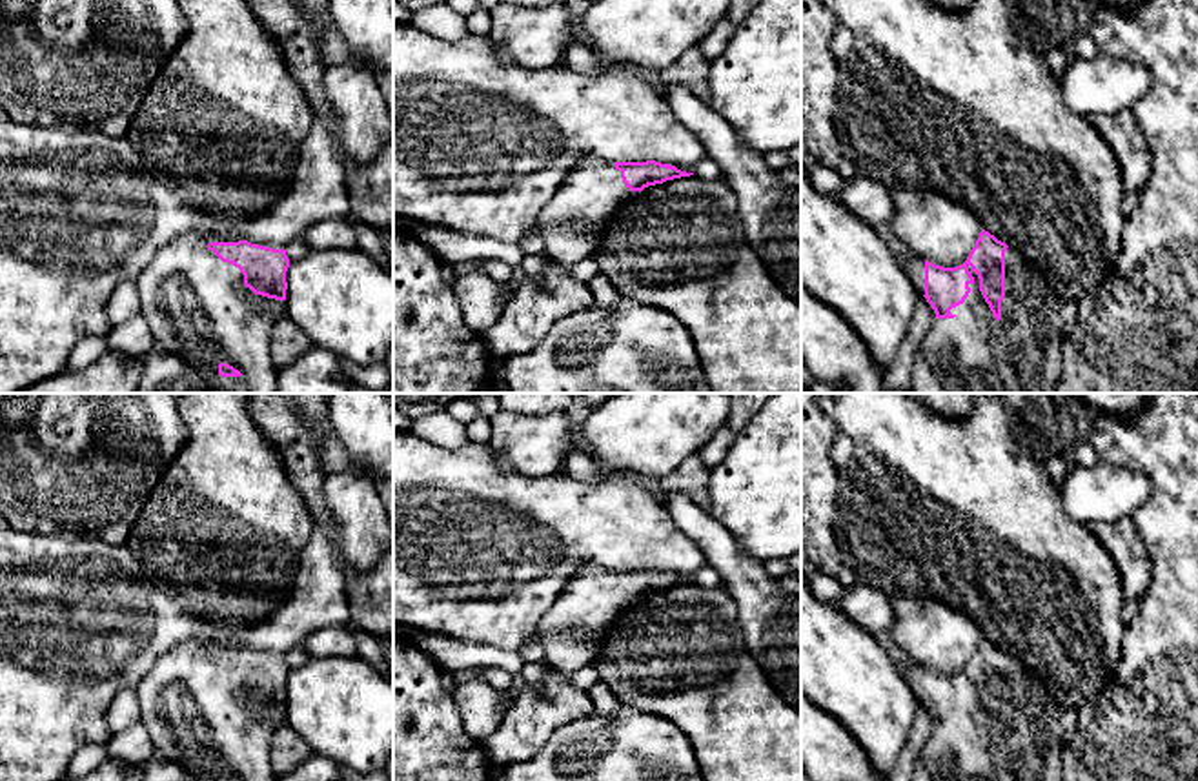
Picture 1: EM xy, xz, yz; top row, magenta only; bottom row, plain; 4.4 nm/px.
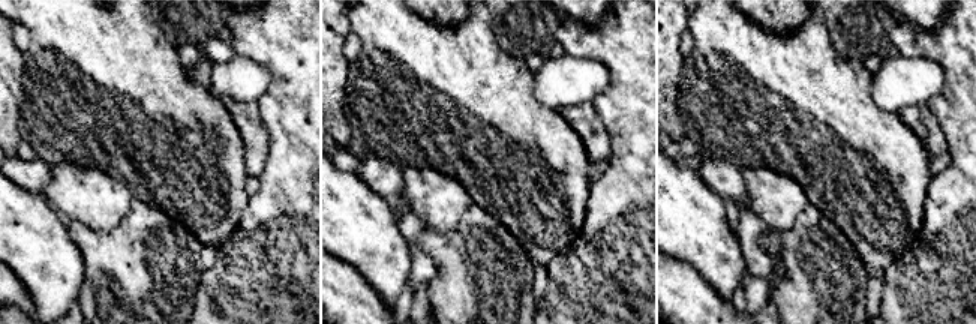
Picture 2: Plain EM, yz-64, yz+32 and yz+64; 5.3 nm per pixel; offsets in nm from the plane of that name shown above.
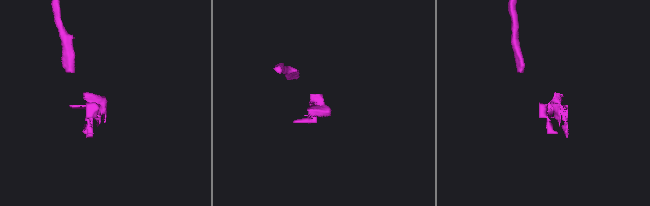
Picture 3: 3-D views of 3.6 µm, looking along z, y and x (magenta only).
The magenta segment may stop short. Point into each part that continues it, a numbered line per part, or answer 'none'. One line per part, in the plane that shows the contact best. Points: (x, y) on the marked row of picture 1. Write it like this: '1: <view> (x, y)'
1: yz (1022, 352)

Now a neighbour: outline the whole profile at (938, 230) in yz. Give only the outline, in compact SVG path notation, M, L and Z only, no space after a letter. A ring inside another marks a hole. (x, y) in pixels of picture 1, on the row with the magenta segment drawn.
M894 189L892 233L919 259L956 268L974 248L981 224L976 213L936 189Z

